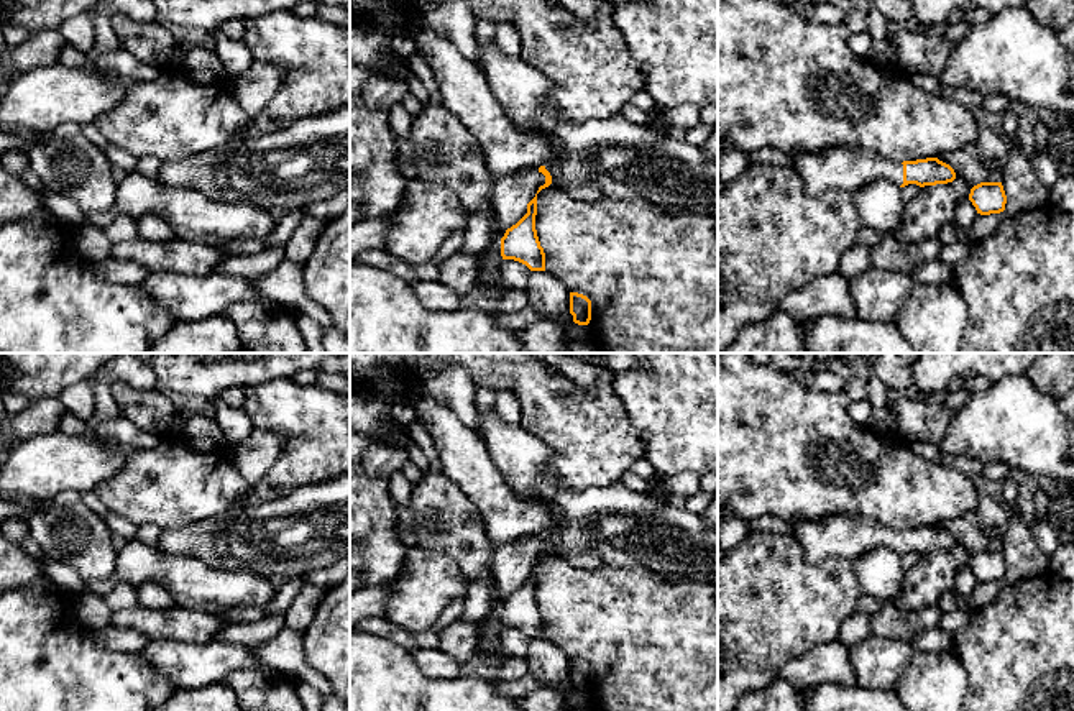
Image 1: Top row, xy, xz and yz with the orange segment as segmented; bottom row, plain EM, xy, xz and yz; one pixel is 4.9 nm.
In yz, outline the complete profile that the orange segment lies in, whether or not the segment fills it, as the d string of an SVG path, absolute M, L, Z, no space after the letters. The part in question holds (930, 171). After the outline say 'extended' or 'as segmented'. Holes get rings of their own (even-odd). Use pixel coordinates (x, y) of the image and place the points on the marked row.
M834 146L824 151L796 151L792 167L800 174L805 192L816 197L838 189L856 194L875 181L900 187L948 184L956 179L954 169L938 158L897 163L857 146Z; extended

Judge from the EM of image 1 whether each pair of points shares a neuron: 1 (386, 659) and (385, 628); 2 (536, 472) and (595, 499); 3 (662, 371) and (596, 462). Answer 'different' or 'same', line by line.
1: different
2: same
3: different

